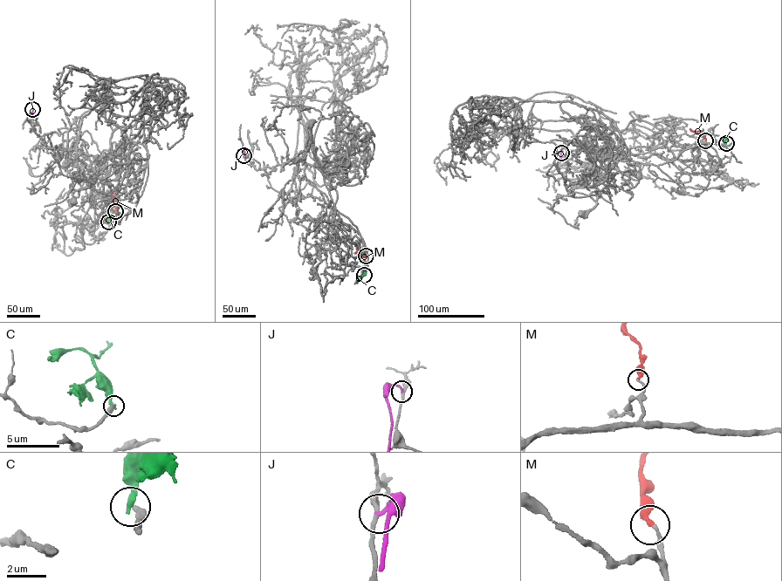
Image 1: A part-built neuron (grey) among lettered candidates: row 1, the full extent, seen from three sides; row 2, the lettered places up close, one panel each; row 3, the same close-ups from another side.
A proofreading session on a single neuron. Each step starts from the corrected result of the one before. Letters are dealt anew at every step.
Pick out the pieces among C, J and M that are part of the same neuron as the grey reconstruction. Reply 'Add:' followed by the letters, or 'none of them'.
Add: M

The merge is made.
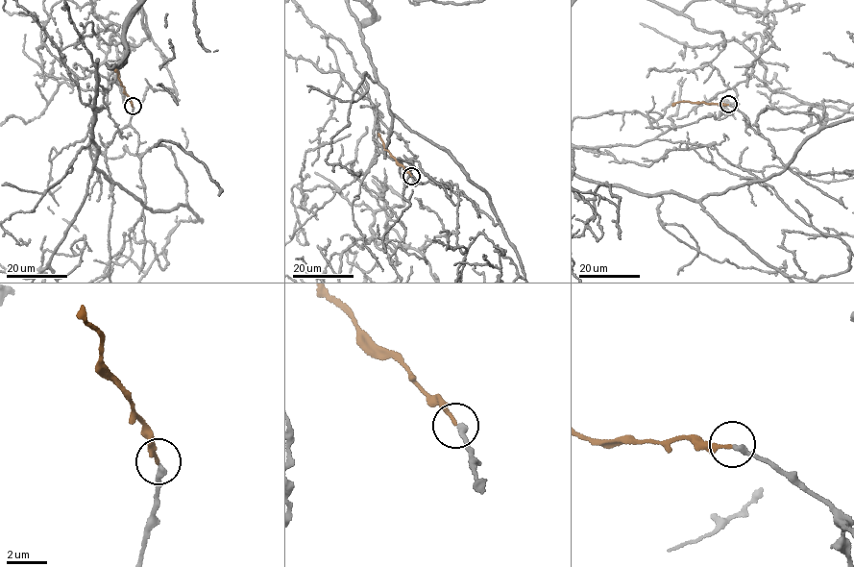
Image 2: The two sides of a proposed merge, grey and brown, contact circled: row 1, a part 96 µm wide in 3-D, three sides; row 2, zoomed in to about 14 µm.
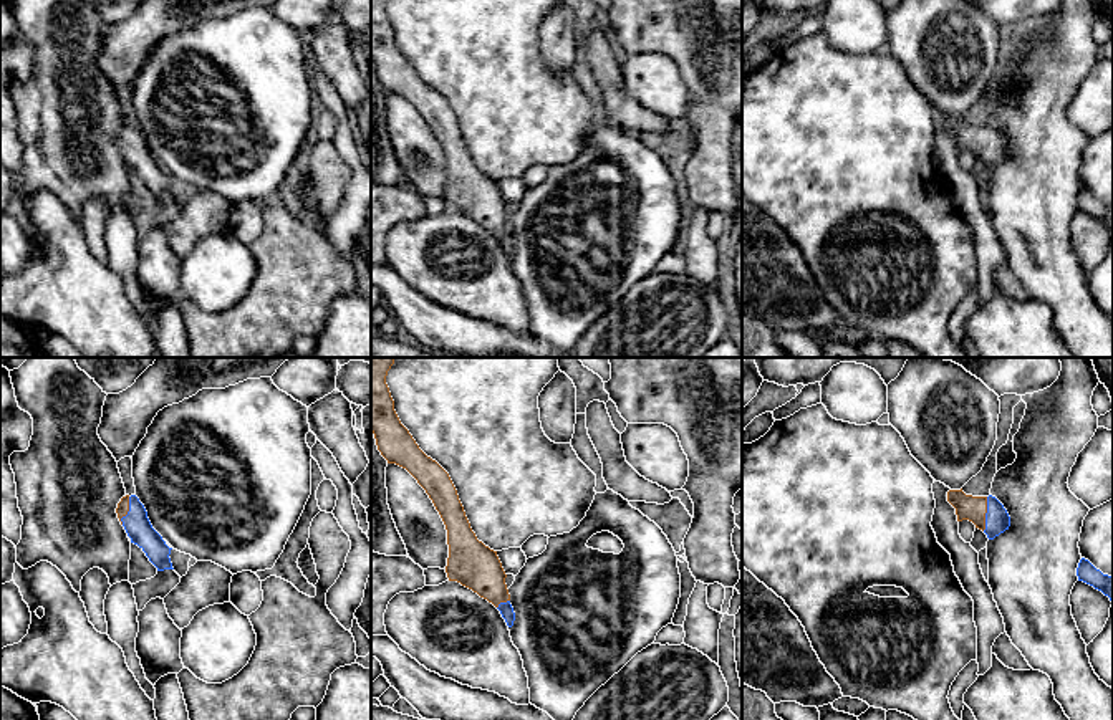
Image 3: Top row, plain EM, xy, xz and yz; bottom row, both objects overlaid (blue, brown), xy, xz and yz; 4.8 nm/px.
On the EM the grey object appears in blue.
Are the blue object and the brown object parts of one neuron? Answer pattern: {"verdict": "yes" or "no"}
{"verdict": "yes"}

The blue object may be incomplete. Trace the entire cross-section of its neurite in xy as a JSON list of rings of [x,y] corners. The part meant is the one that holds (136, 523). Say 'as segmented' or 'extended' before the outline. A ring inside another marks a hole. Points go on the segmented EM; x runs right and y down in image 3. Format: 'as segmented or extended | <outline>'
extended | [[[136,495],[123,497],[116,513],[131,543],[146,553],[157,571],[174,569],[169,558],[172,548],[169,548],[162,536],[152,528],[147,511]]]

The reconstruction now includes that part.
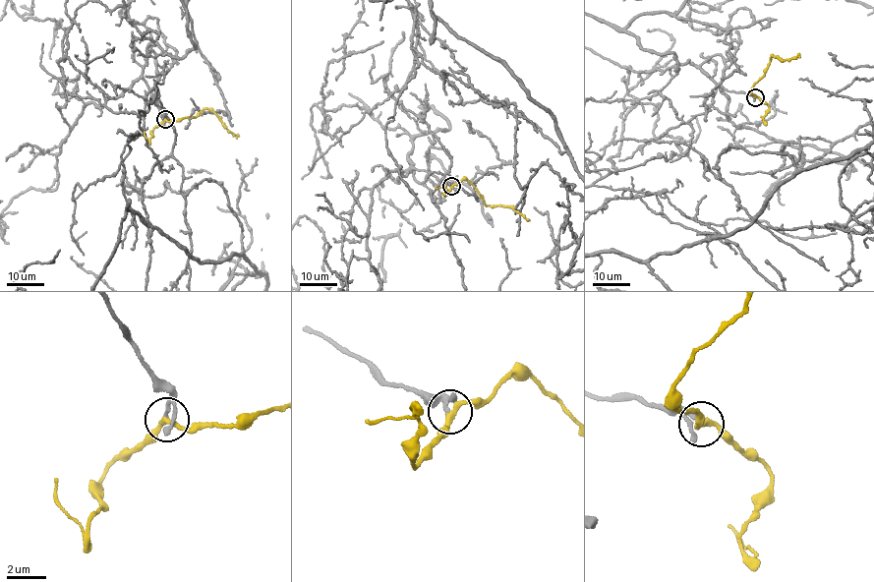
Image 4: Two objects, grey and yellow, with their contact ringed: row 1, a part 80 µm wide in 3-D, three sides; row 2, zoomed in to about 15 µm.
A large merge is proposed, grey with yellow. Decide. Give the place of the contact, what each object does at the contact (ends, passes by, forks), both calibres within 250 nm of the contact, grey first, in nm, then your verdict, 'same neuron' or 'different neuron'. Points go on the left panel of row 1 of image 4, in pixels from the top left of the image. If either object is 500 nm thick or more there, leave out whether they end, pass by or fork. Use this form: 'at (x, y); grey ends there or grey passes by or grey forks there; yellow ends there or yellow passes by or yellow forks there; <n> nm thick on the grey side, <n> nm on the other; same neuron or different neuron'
at (165, 119); grey ends there; yellow passes by; 180 nm thick on the grey side, 280 nm on the other; same neuron

